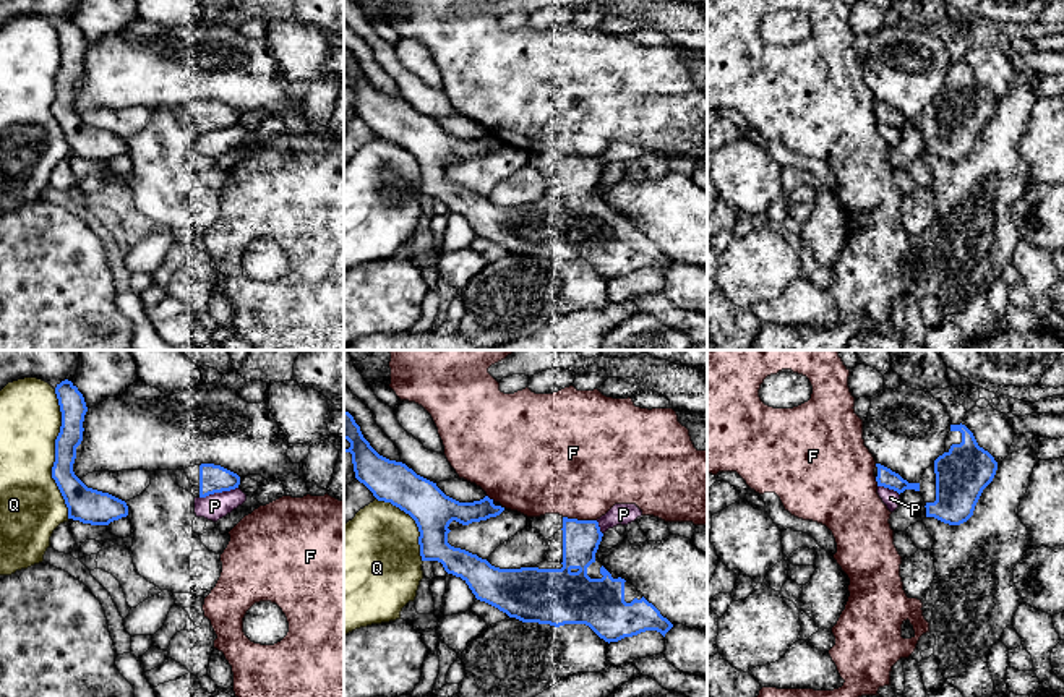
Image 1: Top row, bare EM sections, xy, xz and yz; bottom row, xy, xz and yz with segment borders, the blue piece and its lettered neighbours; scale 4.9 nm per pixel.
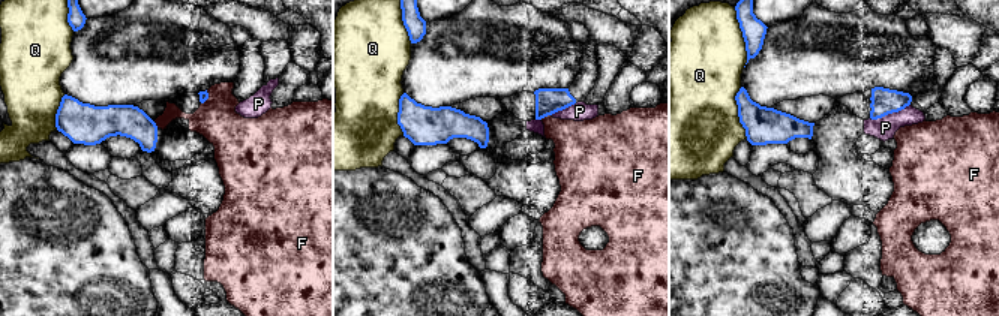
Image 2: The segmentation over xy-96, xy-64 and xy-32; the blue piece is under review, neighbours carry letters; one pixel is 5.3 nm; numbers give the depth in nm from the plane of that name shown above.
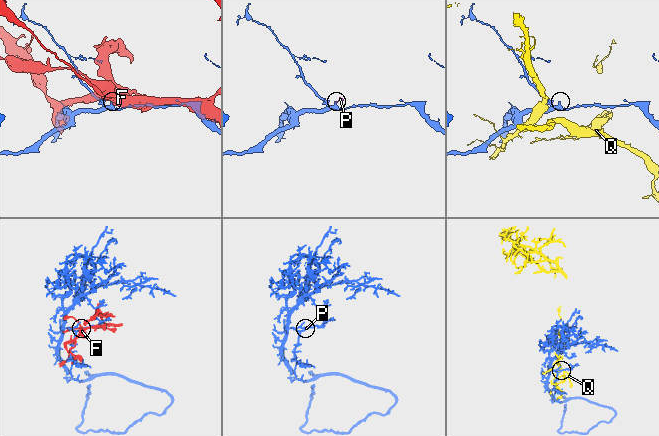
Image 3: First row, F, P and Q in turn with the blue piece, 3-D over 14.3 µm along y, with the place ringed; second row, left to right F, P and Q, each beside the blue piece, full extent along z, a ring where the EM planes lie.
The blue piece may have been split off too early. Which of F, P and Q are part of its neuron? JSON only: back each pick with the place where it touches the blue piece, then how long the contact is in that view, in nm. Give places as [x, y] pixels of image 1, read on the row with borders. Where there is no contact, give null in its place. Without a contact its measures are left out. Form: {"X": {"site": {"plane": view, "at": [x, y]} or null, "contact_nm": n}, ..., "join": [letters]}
{"join": []}

